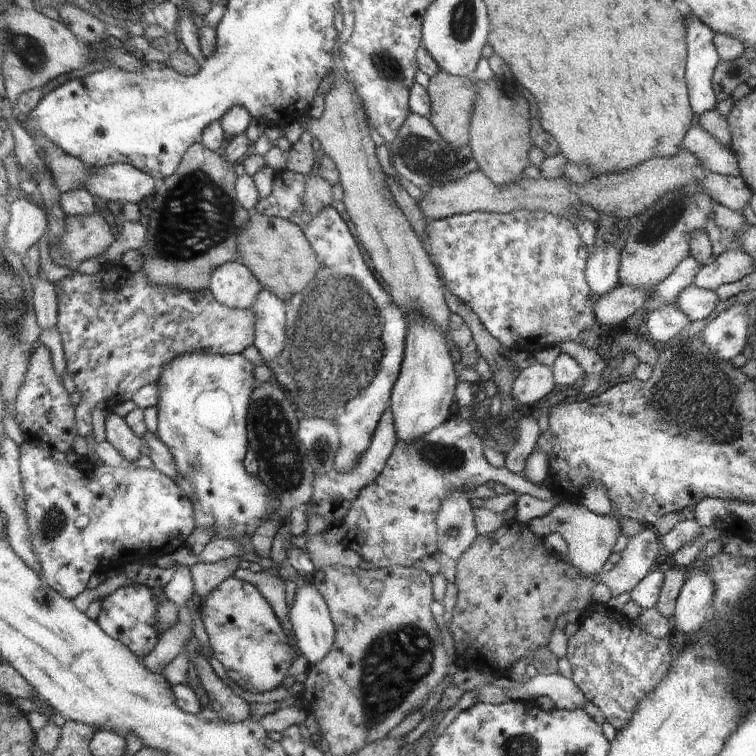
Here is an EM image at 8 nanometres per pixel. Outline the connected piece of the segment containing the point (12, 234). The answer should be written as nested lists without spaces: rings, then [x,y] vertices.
[[[26,196],[12,203],[12,222],[8,226],[8,242],[16,254],[24,255],[40,238],[49,232],[47,210],[40,206],[40,199]]]

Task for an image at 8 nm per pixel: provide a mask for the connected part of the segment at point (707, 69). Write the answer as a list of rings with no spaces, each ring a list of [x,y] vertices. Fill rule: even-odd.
[[[692,12],[685,19],[688,20],[686,82],[692,112],[700,116],[716,108],[712,78],[720,59],[713,43],[715,32]]]

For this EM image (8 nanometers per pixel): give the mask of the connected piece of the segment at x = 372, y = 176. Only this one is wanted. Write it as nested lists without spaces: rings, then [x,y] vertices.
[[[341,76],[334,80],[332,88],[324,95],[325,107],[319,119],[307,119],[306,128],[320,142],[319,154],[332,158],[339,172],[339,184],[344,190],[343,203],[350,216],[362,248],[368,252],[374,270],[384,280],[396,304],[410,310],[410,304],[418,304],[426,318],[432,318],[436,328],[444,334],[444,340],[452,344],[452,354],[458,359],[458,346],[450,336],[451,309],[447,304],[442,278],[428,256],[407,215],[396,206],[384,172],[376,160],[376,146],[370,138],[370,128],[362,110],[362,103],[355,86]]]

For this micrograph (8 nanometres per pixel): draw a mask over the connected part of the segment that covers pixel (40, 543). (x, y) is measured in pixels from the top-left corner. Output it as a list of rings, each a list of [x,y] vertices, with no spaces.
[[[25,442],[21,446],[20,464],[26,490],[26,514],[34,552],[42,562],[44,579],[70,600],[78,598],[94,574],[123,571],[131,562],[142,562],[146,557],[168,553],[177,546],[186,546],[196,532],[196,508],[176,479],[158,468],[134,468],[132,464],[112,467],[87,458],[77,465],[60,464],[53,452],[42,450],[36,444]]]

